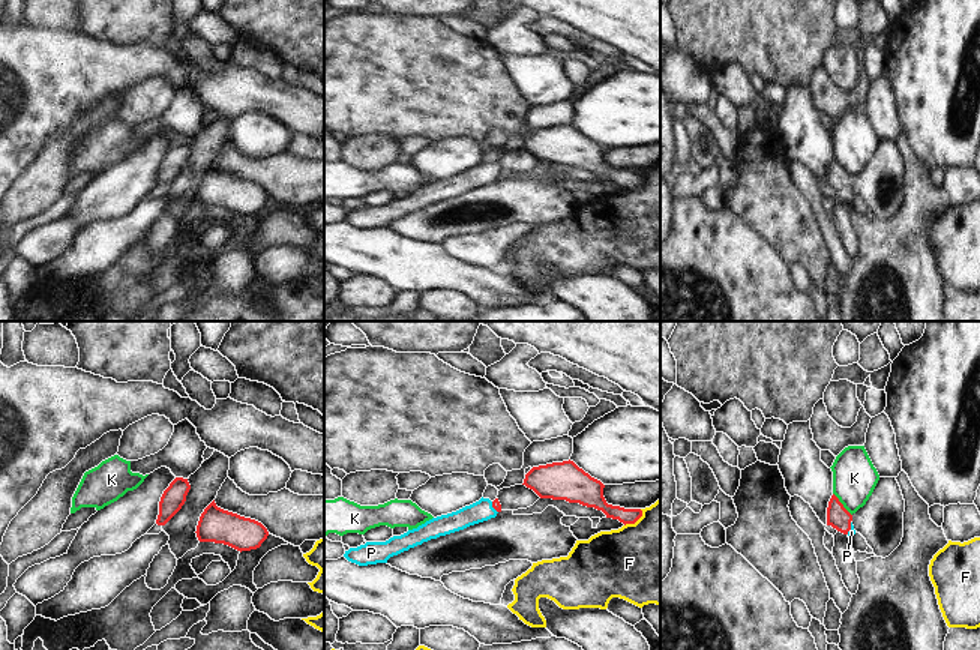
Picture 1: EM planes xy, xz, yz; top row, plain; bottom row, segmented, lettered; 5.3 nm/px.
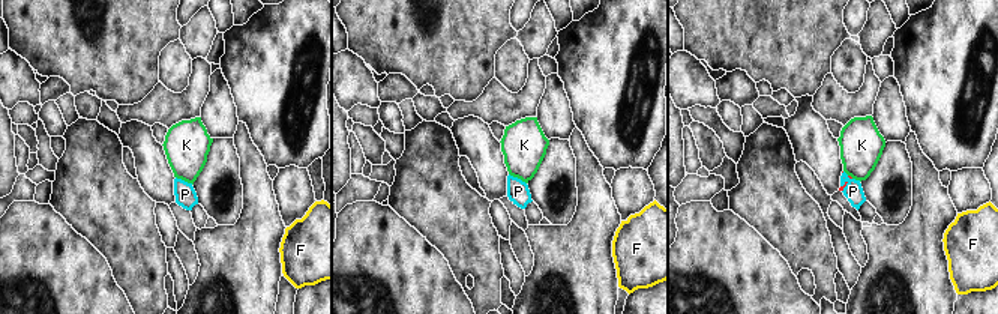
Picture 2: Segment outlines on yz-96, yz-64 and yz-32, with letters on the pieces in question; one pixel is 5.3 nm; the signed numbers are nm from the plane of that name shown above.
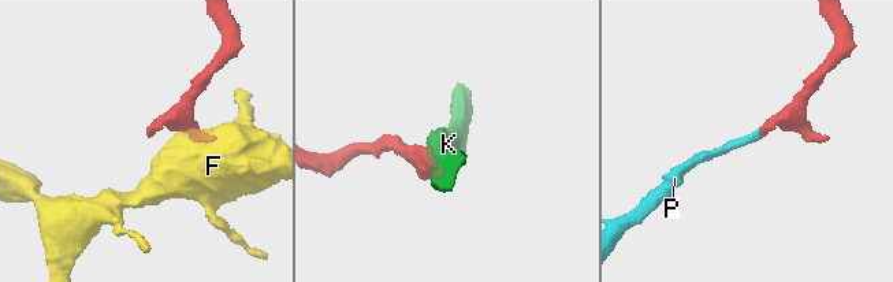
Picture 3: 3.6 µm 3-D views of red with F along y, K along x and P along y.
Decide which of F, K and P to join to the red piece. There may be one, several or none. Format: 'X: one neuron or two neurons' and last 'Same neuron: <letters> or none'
F: two neurons
K: two neurons
P: one neuron
Same neuron: P

